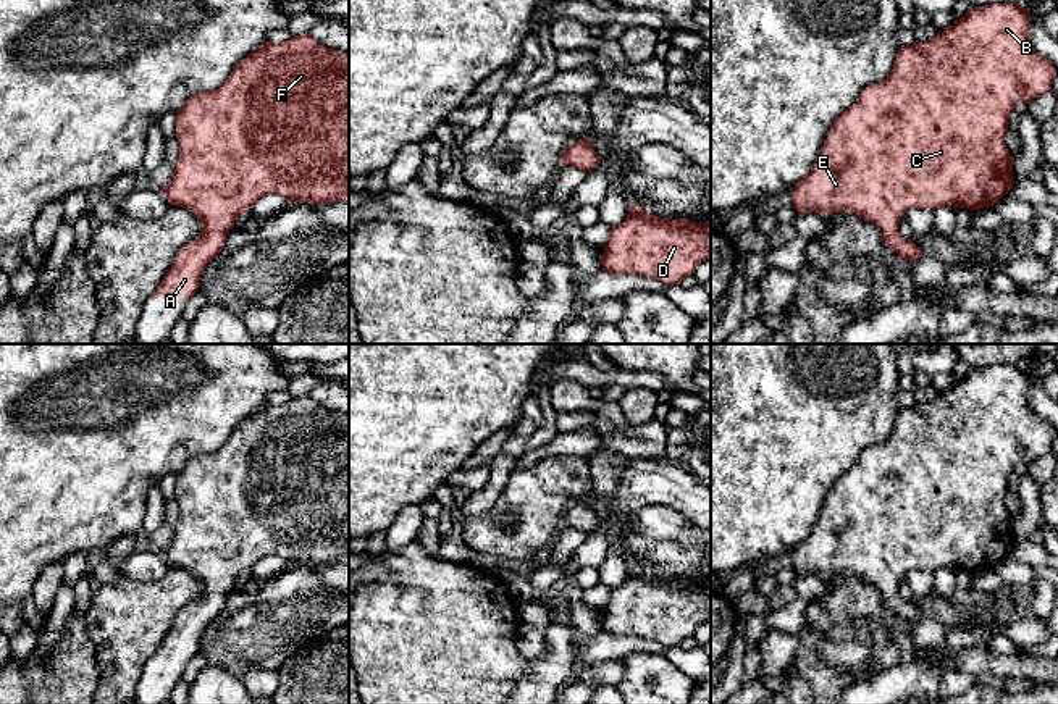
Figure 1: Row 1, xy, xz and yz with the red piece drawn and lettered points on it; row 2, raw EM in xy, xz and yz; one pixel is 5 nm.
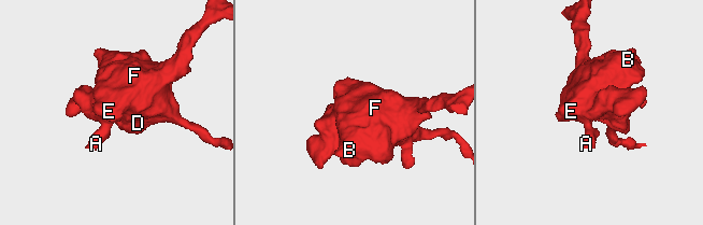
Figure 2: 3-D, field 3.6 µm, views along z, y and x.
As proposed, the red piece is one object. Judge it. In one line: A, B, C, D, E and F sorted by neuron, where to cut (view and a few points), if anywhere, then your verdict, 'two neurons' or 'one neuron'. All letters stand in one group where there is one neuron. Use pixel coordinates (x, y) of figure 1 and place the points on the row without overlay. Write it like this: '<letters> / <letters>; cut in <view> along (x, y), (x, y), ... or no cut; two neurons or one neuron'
A B C D E F; no cut; one neuron

